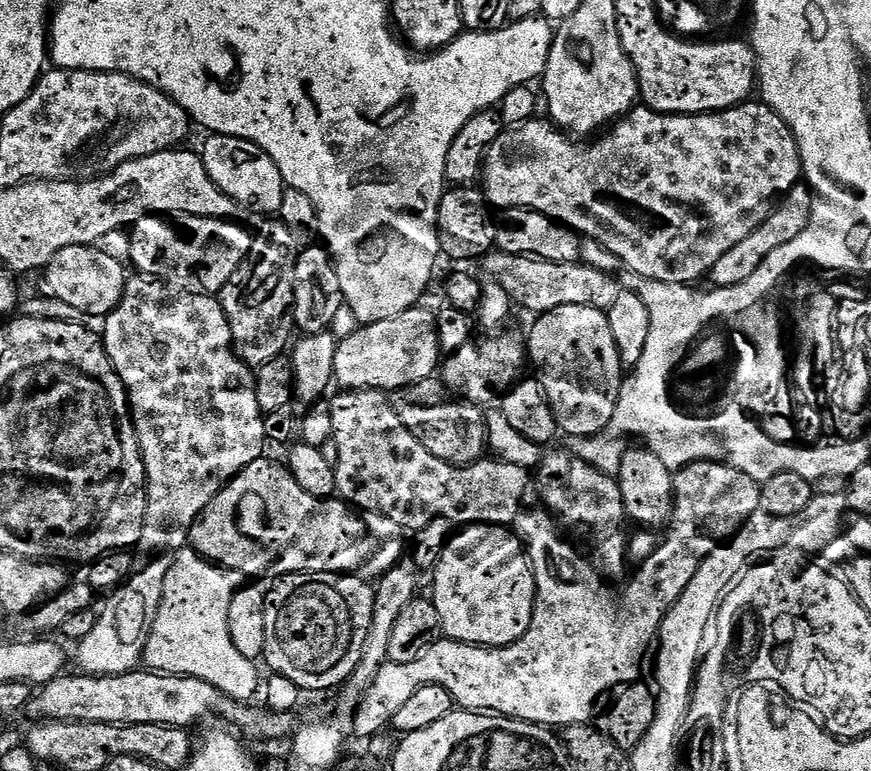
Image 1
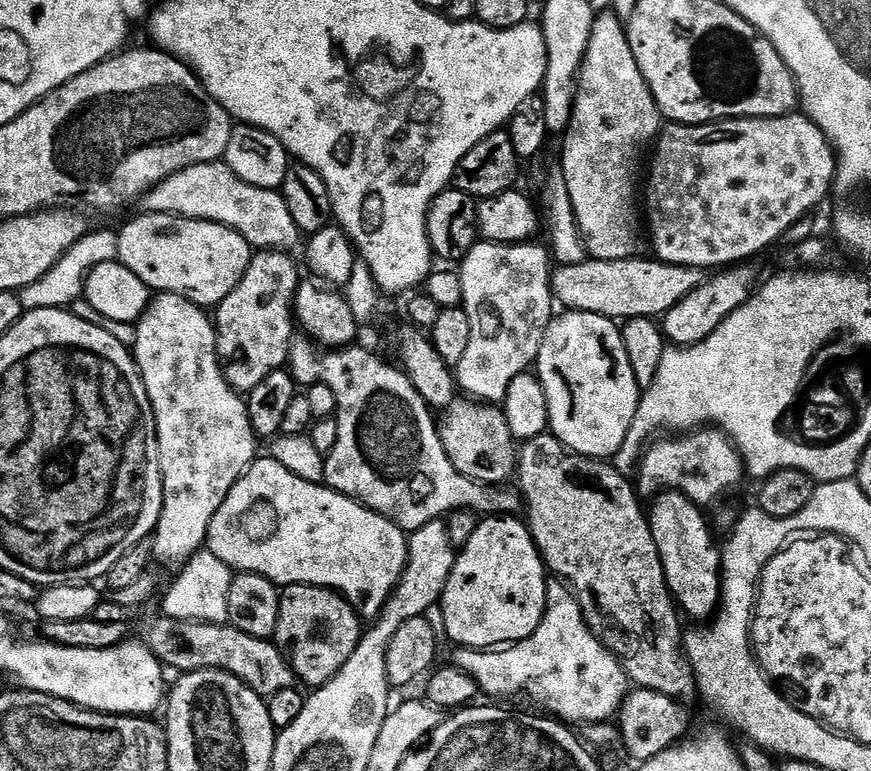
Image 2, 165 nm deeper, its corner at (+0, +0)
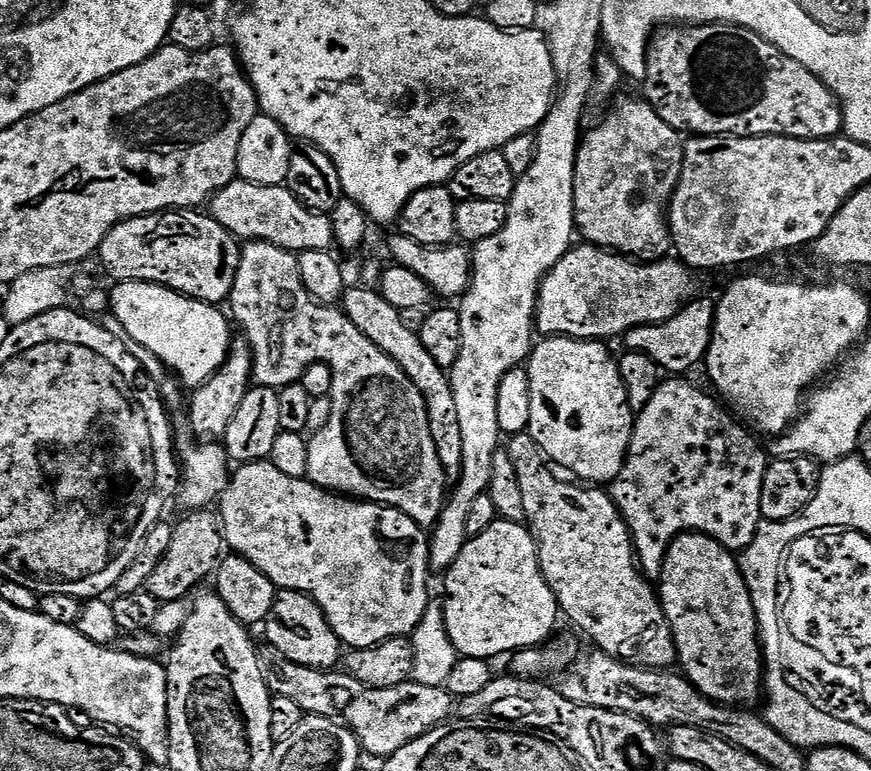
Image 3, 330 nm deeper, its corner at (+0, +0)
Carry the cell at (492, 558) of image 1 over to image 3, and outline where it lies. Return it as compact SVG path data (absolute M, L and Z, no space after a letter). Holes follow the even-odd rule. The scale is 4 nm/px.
M499 518L493 521L481 536L473 535L467 540L456 561L446 569L445 576L448 577L444 580L445 594L443 593L446 630L457 653L487 661L491 661L492 656L507 657L525 648L543 645L557 631L556 616L558 617L556 596L540 569L536 537L524 524Z

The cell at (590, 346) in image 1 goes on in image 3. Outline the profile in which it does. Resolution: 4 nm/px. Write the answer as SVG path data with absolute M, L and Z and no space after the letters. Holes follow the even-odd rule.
M550 336L533 347L526 361L530 378L530 422L527 435L543 450L557 469L573 472L580 482L608 486L618 478L632 437L634 413L628 404L628 392L620 377L620 365L608 353L609 345L599 340L576 340L572 336Z

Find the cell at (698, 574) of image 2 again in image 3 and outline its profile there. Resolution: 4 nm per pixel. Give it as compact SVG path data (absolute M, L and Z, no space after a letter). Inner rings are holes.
M683 532L672 543L664 559L664 569L658 577L658 595L672 627L679 667L684 667L681 669L688 681L703 696L708 696L718 704L755 705L752 703L759 696L761 699L765 687L765 660L759 622L737 557L702 532Z

